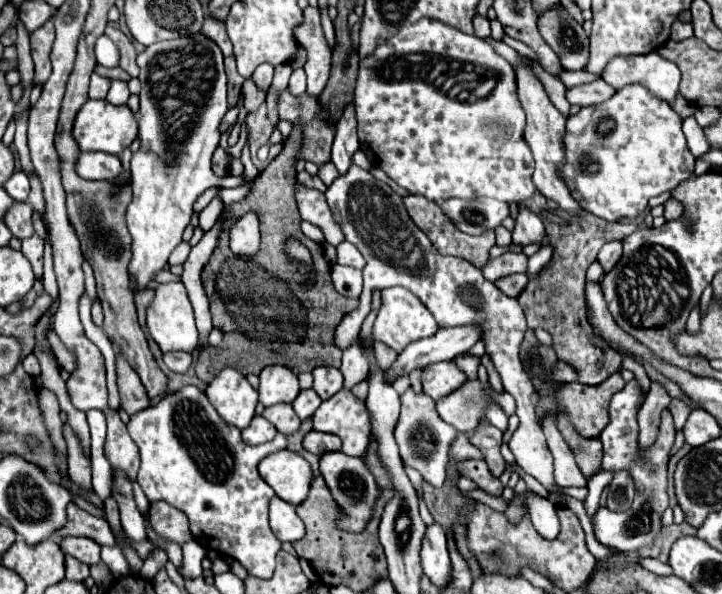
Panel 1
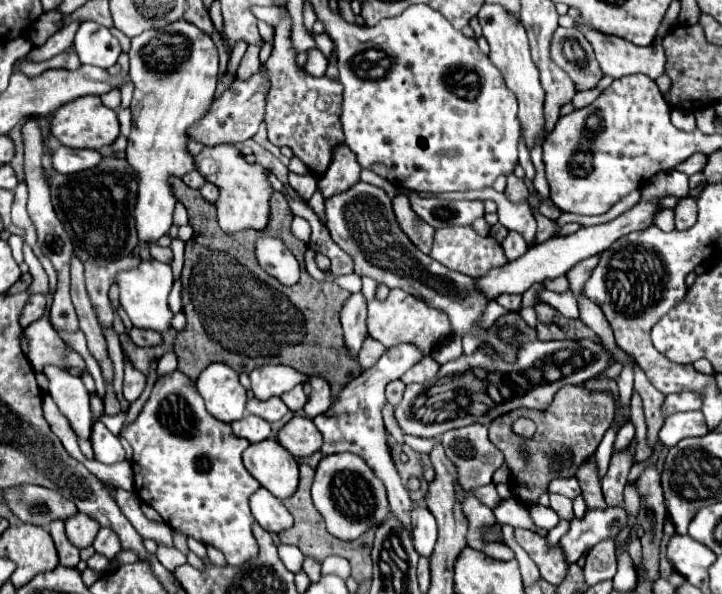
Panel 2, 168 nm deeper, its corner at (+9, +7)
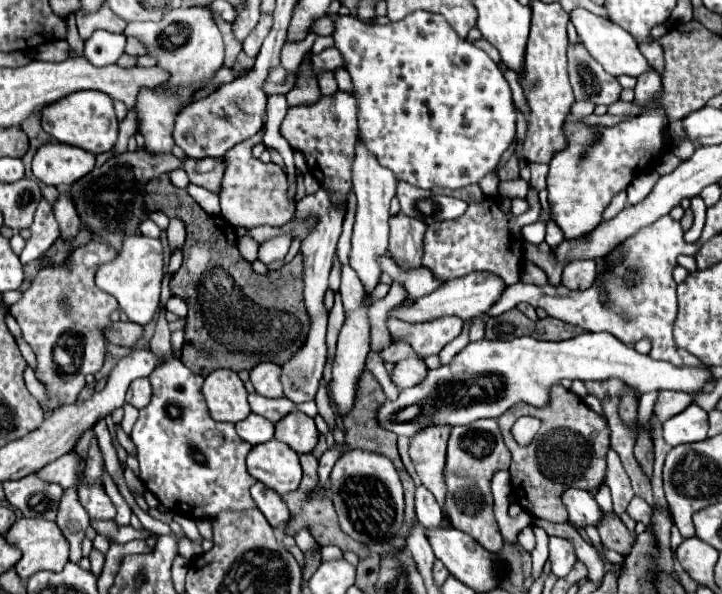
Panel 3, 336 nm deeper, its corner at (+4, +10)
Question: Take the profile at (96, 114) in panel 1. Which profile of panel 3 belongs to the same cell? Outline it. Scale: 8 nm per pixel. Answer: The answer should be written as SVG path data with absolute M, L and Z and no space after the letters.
M98 90L74 92L42 110L42 128L58 142L84 148L92 154L112 150L118 138L118 120L114 114L112 98Z

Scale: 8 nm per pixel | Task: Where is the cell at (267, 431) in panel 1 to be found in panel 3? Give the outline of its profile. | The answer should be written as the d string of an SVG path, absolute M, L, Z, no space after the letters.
M250 414L246 420L236 424L236 432L240 438L248 440L252 446L268 442L274 438L274 424L258 414Z

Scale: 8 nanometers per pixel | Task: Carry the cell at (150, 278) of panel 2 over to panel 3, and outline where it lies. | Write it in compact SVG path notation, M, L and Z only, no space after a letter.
M134 234L128 236L124 240L122 252L118 252L118 258L112 260L110 264L102 264L102 268L98 268L96 272L96 284L100 290L112 294L118 304L120 310L136 324L148 324L154 320L156 310L158 310L158 302L160 302L160 284L164 278L164 248L160 244L160 240L154 238L146 238L142 234Z

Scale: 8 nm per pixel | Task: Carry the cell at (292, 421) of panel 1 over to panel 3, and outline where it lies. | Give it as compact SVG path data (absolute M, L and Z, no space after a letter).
M250 394L248 396L248 402L250 402L250 408L254 414L260 414L264 418L268 418L270 422L278 422L282 416L286 416L288 412L294 410L294 402L288 400L288 398L266 398L266 396L260 396L260 394Z

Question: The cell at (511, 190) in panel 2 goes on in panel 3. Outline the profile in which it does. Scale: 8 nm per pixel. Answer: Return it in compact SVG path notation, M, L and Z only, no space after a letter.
M512 156L504 166L498 168L498 176L500 176L500 180L518 180L520 178L516 156Z

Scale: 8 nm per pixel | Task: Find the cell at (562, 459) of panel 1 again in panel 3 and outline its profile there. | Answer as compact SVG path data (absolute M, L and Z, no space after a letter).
M570 488L566 490L566 508L568 508L568 522L572 526L584 528L588 524L596 526L598 524L598 516L600 516L600 508L596 504L596 500L592 498L590 492L586 490L578 490L578 488Z

